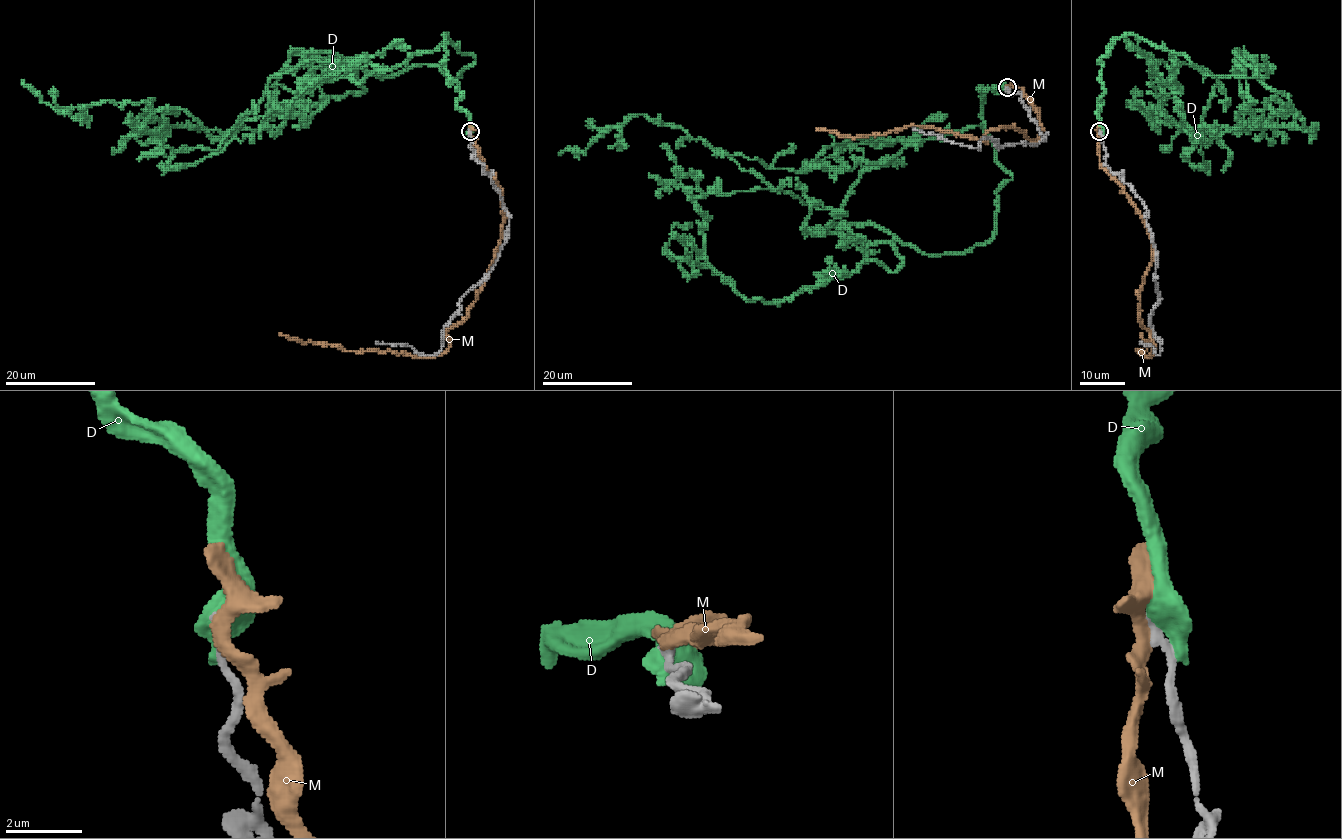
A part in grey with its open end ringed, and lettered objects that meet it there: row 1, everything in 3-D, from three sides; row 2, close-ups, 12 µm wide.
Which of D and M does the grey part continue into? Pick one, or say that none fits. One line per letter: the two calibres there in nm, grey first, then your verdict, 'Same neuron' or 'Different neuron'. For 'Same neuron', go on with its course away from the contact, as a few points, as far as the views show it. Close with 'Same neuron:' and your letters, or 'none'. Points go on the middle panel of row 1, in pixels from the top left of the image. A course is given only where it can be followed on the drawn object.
D: Thickness 300 nm (grey) against 750 nm. Different neuron
M: Thickness 280 nm (grey) against 400 nm. Different neuron
Same neuron: none

